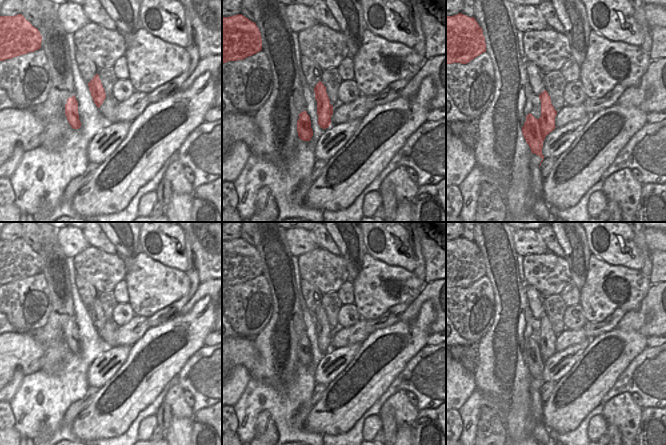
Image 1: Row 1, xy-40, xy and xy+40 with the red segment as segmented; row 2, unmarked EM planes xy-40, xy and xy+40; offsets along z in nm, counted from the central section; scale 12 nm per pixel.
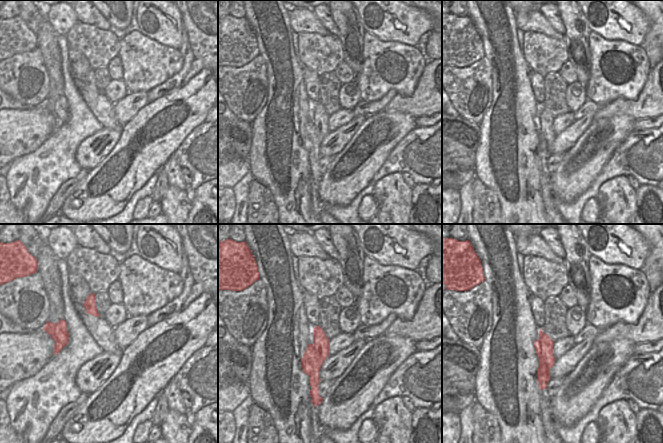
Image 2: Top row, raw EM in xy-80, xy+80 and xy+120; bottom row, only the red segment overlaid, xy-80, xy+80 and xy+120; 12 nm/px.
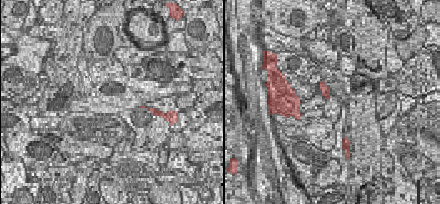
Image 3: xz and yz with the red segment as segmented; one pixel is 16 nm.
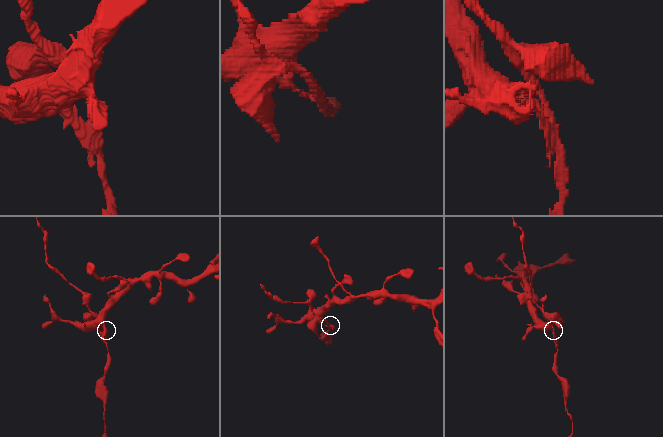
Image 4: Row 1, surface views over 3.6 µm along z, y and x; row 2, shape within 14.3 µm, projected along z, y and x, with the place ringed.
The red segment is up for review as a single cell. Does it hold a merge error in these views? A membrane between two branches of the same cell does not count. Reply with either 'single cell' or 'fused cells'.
fused cells

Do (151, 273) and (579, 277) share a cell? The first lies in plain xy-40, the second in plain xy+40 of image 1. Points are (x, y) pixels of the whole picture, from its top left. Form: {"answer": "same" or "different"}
{"answer": "different"}

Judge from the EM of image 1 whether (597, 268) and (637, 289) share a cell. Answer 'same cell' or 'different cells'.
same cell

